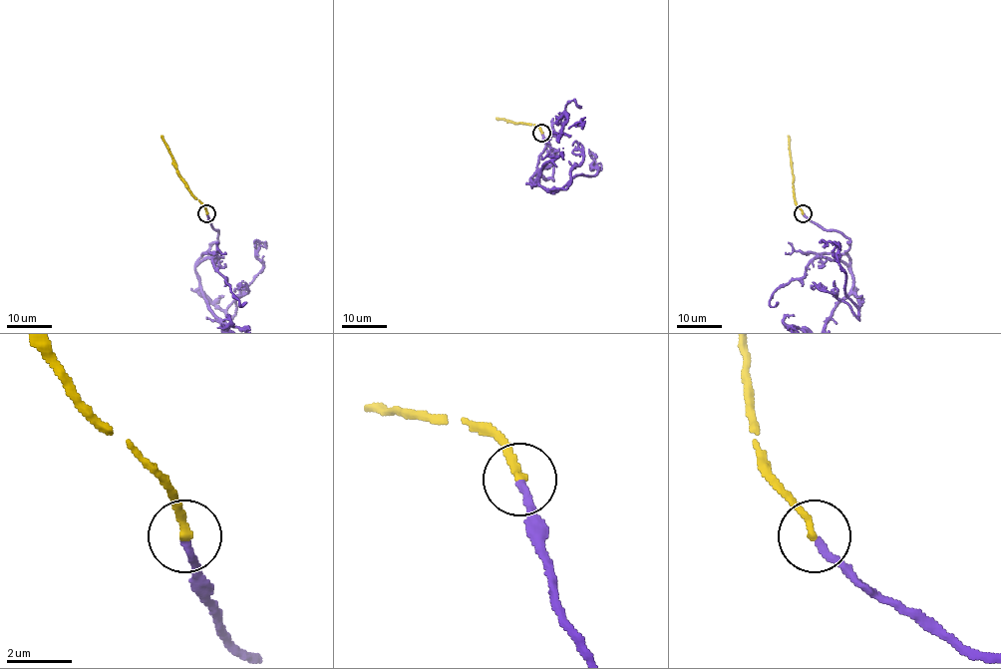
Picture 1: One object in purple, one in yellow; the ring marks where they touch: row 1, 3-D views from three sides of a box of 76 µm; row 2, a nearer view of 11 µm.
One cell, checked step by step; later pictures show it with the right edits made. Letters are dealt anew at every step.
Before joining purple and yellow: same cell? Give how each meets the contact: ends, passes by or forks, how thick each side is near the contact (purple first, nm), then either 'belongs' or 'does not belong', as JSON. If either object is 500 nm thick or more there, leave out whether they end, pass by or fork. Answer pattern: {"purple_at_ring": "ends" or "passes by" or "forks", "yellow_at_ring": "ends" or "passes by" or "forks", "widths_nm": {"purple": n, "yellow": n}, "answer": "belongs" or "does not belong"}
{"purple_at_ring": "ends", "yellow_at_ring": "ends", "widths_nm": {"purple": 240, "yellow": 240}, "answer": "belongs"}

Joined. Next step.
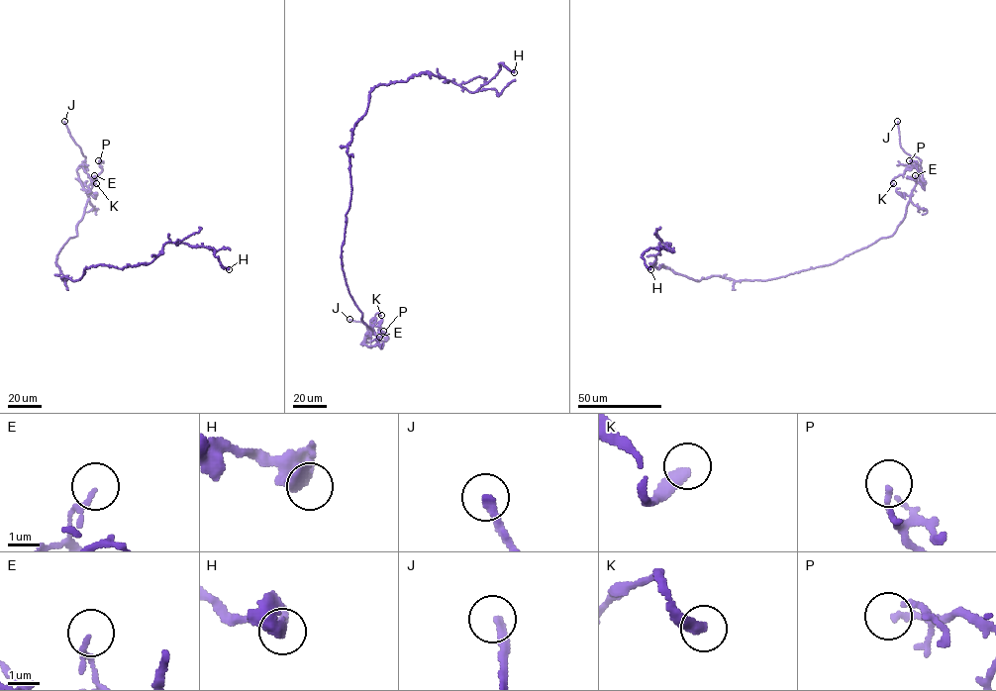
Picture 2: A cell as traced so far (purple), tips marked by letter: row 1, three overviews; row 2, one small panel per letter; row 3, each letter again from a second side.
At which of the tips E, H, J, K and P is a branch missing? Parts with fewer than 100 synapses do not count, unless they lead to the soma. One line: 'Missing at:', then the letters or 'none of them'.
Missing at: J

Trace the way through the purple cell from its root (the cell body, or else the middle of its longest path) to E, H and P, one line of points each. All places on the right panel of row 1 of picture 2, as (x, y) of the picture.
E: (760, 280), (832, 264), (891, 236), (904, 218), (916, 185), (922, 180), (925, 189), (916, 181), (915, 175)
H: (760, 280), (696, 281), (662, 264), (658, 269), (649, 263), (662, 242), (670, 245), (641, 256), (650, 269)
P: (760, 280), (832, 264), (891, 236), (904, 218), (913, 189), (922, 180), (925, 186), (915, 162), (909, 160)

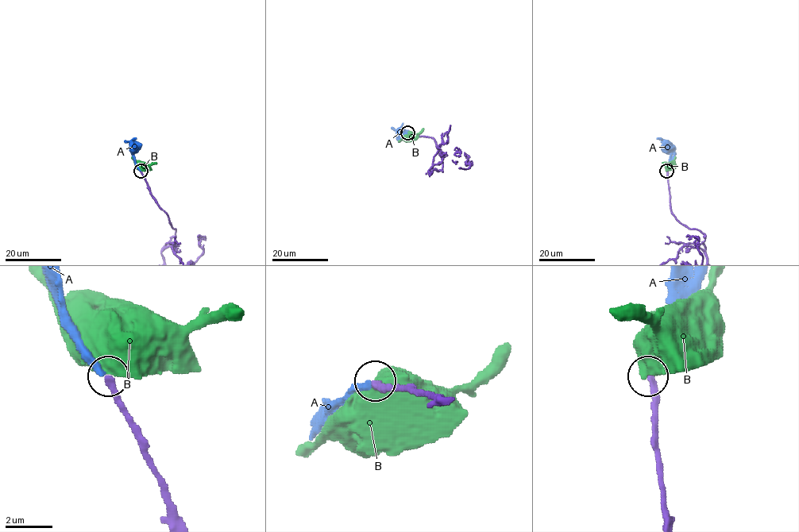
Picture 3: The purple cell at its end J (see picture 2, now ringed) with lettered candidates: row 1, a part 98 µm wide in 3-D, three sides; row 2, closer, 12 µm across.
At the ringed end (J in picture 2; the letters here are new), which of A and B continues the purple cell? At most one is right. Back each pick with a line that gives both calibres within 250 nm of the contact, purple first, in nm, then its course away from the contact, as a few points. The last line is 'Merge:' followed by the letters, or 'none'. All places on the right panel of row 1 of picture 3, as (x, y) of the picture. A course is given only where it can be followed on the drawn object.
Merge: none

